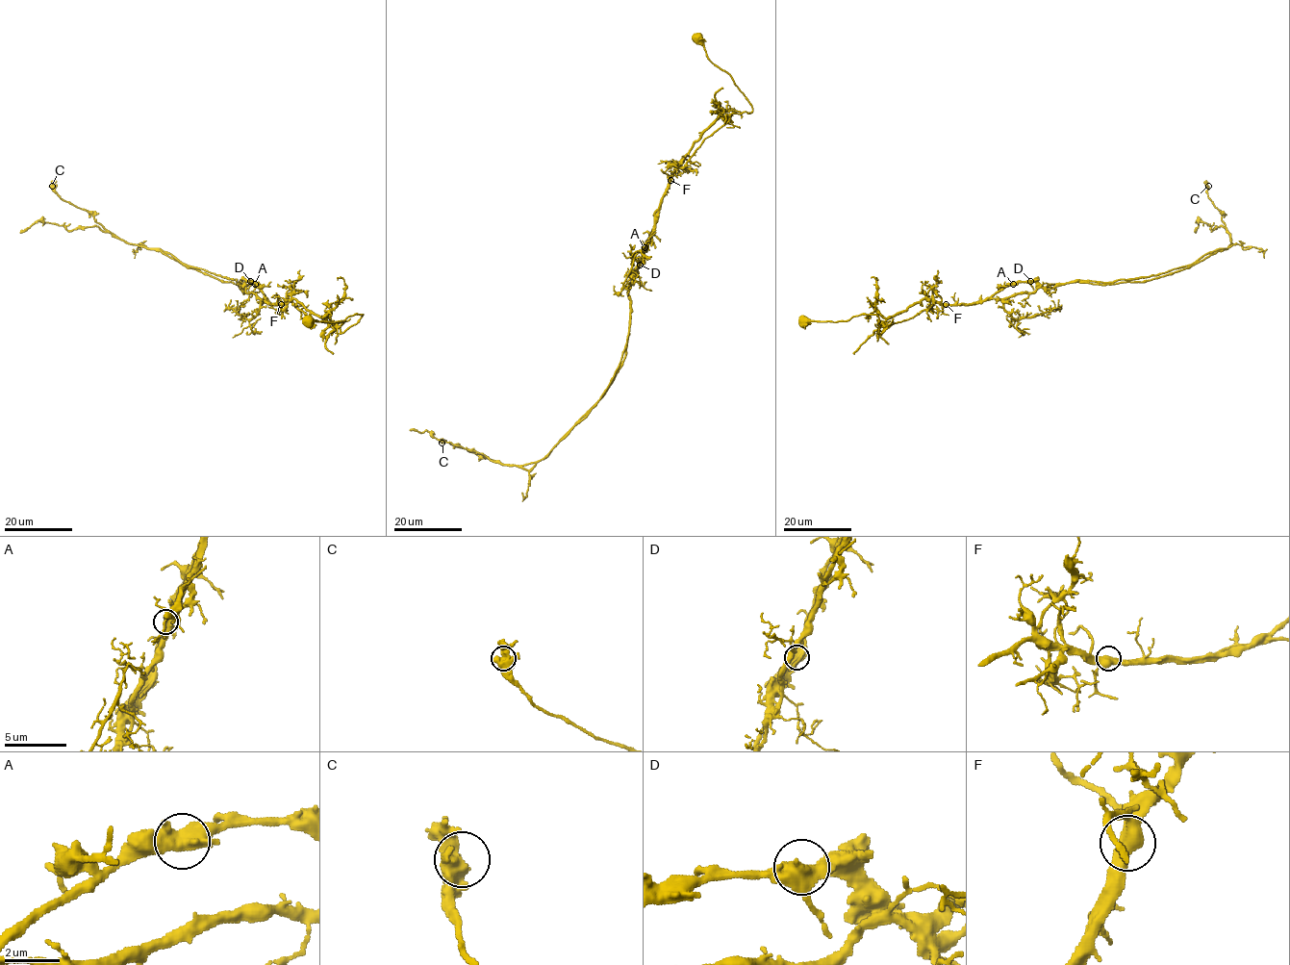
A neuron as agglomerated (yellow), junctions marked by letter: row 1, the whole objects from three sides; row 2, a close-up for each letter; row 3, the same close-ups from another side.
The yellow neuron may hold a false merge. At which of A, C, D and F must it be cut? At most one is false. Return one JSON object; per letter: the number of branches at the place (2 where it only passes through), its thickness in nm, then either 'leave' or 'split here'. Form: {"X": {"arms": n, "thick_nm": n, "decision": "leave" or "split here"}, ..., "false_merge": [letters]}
{"A": {"arms": 3, "thick_nm": 480, "decision": "leave"}, "C": {"arms": 3, "thick_nm": 480, "decision": "leave"}, "D": {"arms": 3, "thick_nm": 460, "decision": "leave"}, "F": {"arms": 3, "thick_nm": 480, "decision": "split here"}, "false_merge": ["F"]}

